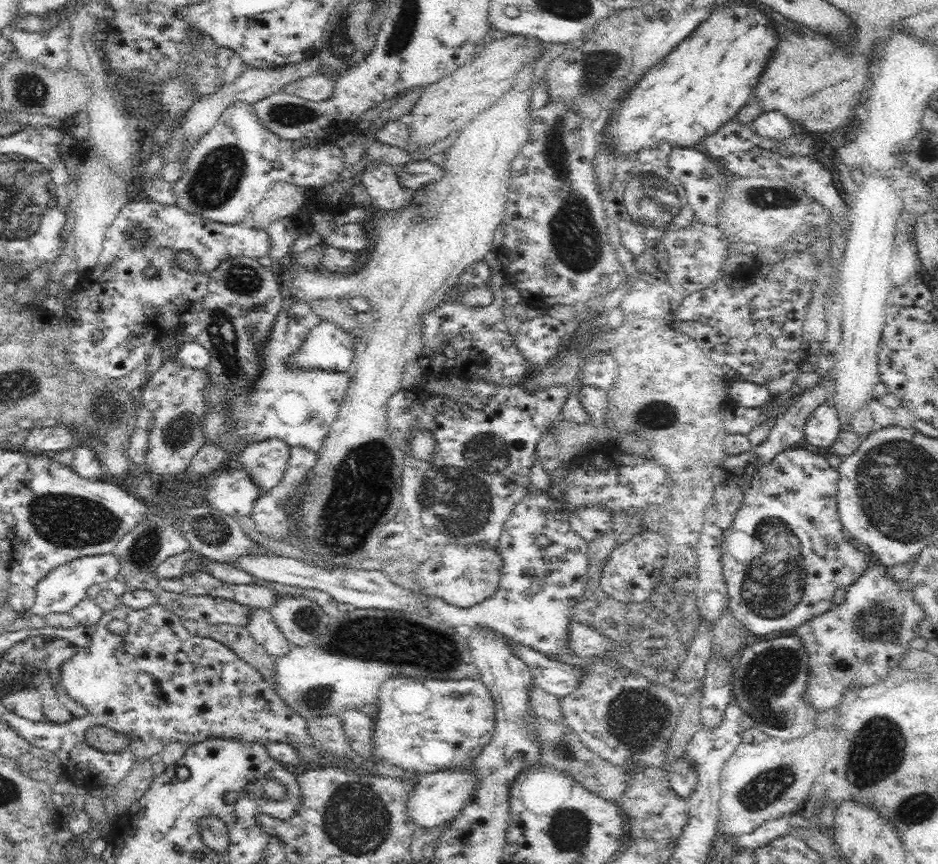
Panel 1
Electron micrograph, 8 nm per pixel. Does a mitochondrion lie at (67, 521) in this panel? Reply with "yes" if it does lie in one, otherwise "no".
yes

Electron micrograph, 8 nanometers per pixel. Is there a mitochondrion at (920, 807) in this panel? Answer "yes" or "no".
yes

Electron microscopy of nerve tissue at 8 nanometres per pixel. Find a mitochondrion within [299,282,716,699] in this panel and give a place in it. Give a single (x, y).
(456, 499)

